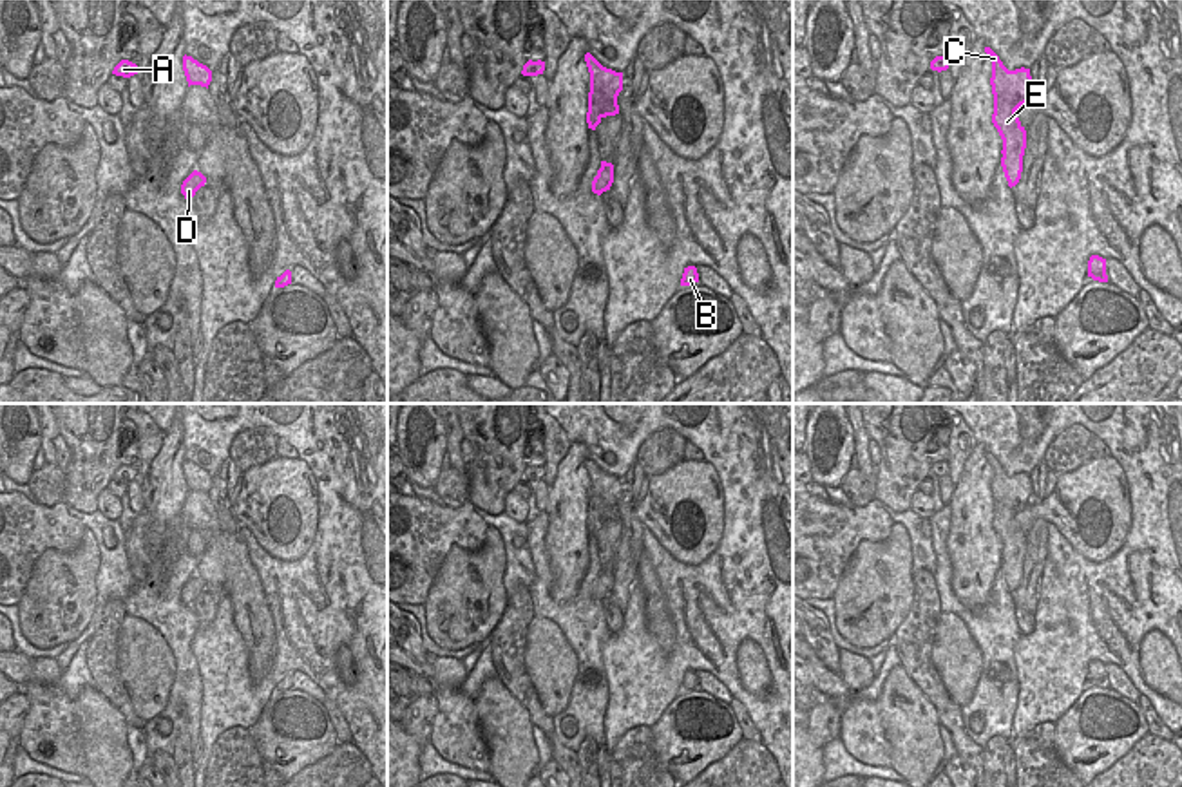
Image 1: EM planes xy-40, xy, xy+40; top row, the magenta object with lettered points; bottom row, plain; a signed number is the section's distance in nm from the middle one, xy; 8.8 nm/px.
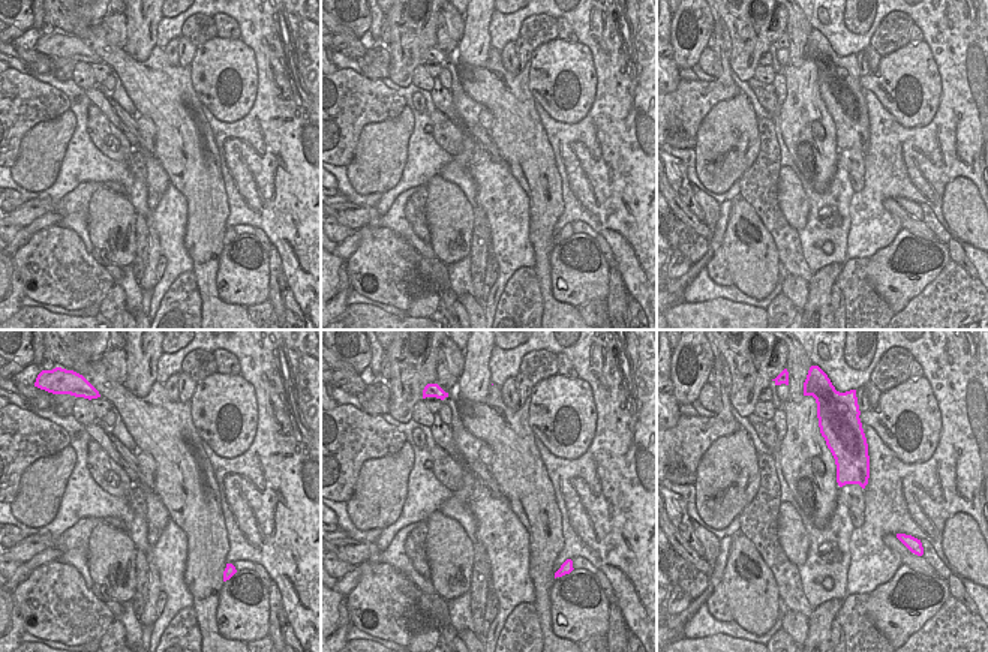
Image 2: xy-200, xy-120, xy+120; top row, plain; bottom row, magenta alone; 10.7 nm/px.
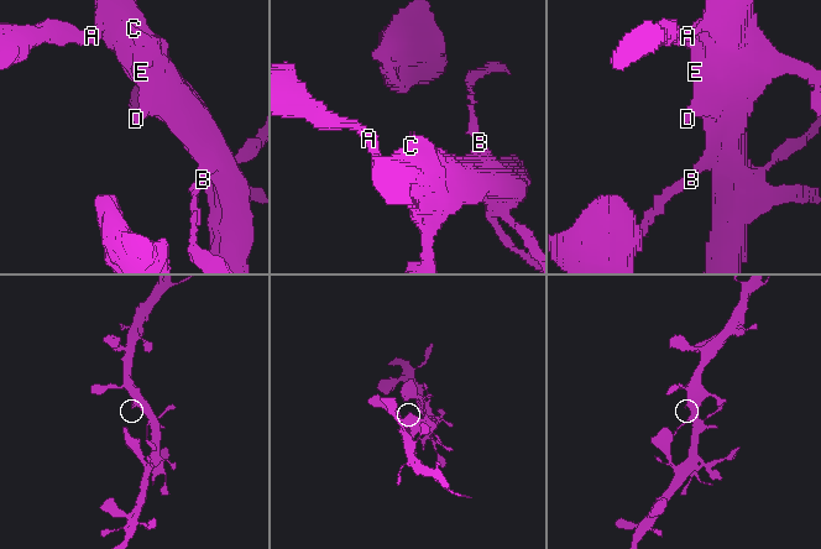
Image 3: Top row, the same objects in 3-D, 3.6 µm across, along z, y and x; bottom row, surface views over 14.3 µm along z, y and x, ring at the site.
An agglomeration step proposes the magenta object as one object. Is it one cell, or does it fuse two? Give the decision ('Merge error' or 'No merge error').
Merge error.

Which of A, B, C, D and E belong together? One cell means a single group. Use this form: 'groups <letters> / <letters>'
groups A C D E / B

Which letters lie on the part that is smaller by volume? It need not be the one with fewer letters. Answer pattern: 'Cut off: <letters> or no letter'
Cut off: B

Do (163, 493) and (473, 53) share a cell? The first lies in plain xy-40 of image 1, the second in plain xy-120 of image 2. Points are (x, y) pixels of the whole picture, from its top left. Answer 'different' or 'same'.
same

